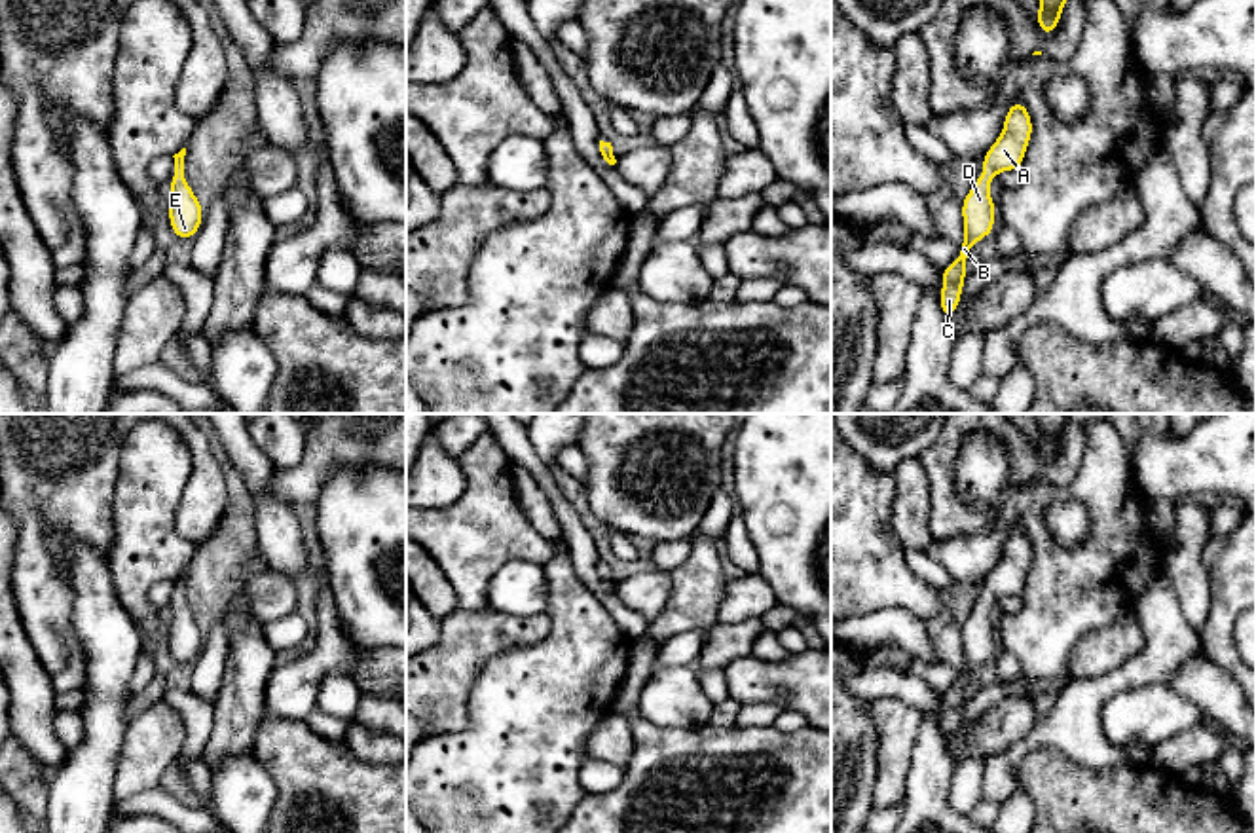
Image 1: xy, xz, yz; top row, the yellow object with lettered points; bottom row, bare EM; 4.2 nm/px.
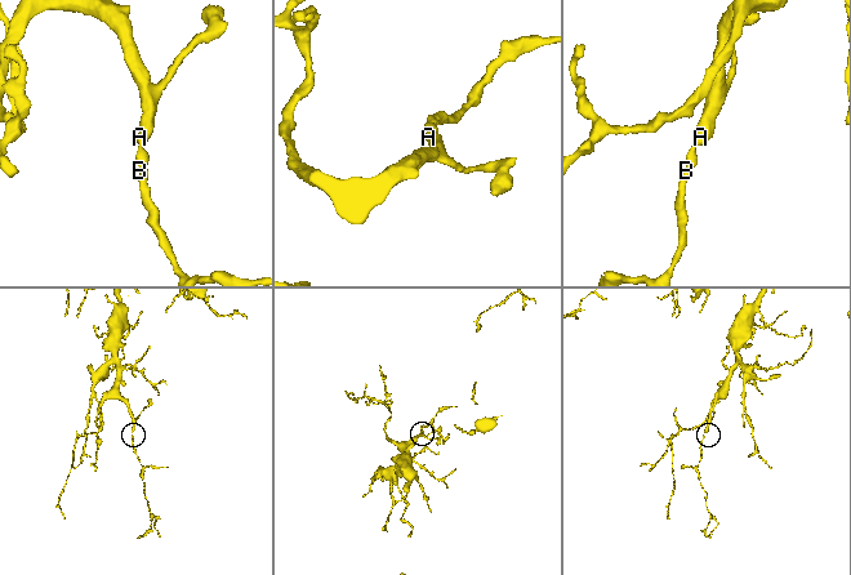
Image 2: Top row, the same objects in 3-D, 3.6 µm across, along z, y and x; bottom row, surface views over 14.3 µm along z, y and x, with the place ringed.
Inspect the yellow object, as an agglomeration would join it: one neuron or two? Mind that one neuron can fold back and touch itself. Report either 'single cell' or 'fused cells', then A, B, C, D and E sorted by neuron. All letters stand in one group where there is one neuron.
single cell | A B C D E

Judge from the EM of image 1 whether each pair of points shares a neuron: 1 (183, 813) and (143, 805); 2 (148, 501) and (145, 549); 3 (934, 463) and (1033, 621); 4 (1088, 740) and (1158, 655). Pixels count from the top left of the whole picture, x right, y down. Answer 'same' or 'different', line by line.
1: same
2: same
3: different
4: same

